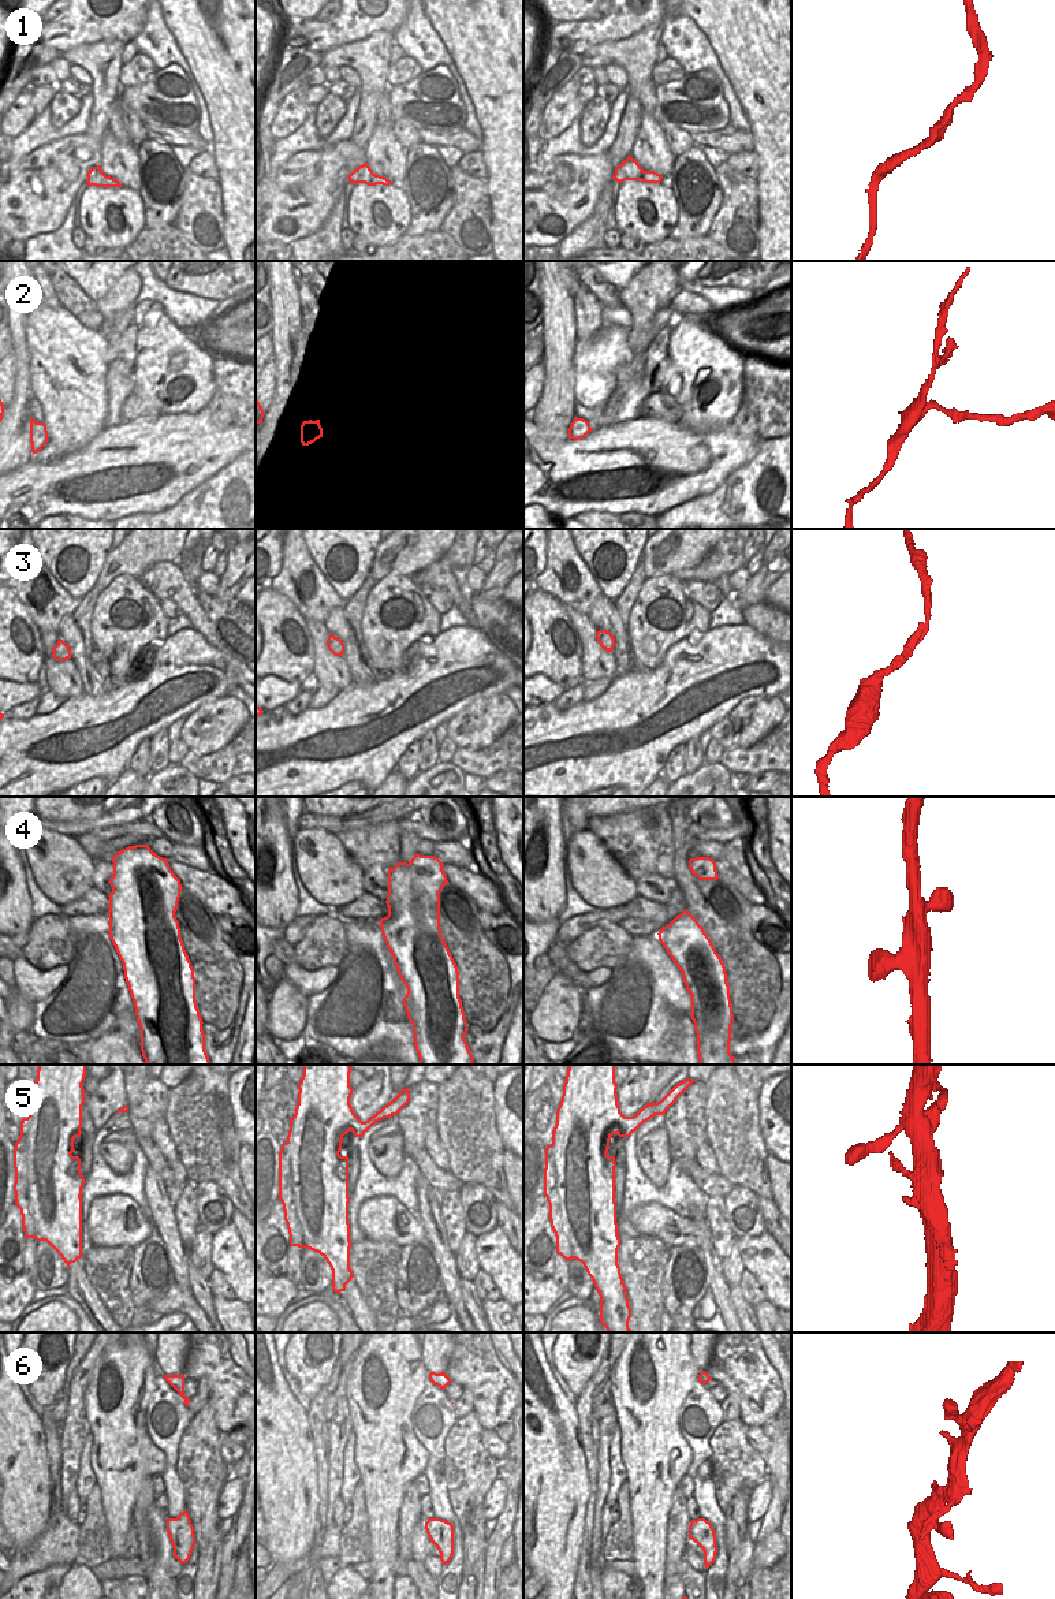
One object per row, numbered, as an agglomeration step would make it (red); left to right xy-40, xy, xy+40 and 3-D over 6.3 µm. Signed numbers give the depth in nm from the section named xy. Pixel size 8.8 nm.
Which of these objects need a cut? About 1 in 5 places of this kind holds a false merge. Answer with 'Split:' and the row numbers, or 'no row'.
Split: no row.

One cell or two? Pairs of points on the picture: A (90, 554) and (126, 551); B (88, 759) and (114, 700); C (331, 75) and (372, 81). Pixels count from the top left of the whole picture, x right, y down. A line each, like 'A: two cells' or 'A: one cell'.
A: two cells
B: one cell
C: two cells

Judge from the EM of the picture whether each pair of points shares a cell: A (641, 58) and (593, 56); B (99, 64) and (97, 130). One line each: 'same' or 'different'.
A: same
B: same

